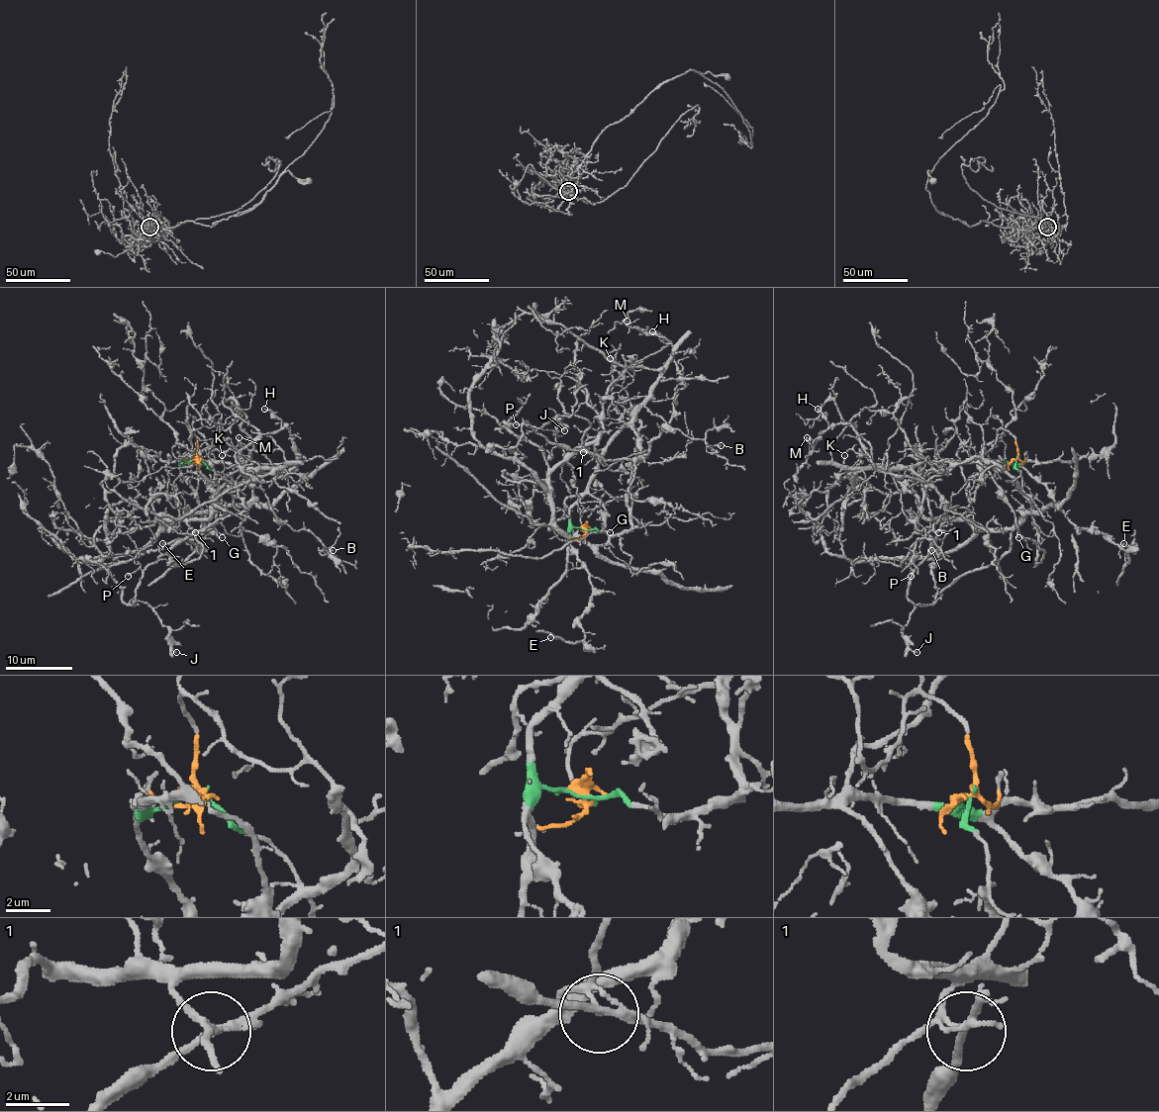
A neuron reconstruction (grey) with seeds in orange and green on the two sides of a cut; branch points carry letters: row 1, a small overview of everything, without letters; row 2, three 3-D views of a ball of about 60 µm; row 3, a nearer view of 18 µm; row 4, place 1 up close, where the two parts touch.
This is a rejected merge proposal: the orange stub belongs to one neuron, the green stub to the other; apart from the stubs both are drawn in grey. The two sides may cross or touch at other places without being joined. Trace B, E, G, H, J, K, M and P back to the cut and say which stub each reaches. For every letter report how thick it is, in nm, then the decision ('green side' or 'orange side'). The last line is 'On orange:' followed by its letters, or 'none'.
B: 110 nm | green side
E: 140 nm | green side
G: 110 nm | green side
H: 110 nm | orange side
J: 110 nm | green side
K: 100 nm | orange side
M: 130 nm | orange side
P: 110 nm | green side
On orange: H, K, M

